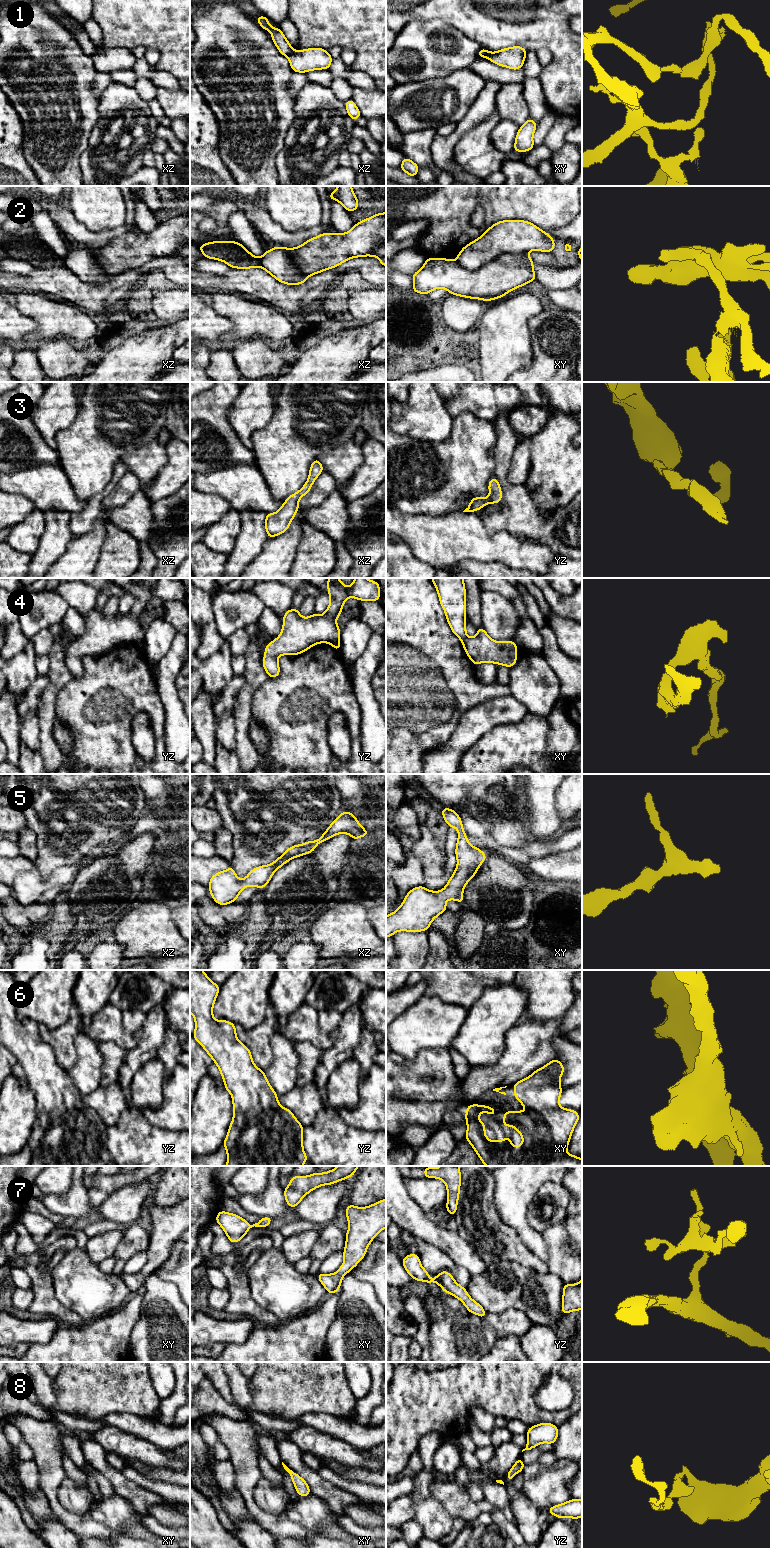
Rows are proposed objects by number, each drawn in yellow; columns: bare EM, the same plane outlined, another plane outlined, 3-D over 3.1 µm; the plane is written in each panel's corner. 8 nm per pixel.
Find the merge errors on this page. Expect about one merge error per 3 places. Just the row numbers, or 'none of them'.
1, 4

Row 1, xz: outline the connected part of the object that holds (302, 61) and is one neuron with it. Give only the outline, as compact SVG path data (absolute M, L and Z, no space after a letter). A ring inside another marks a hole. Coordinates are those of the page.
M322 48L295 50L288 56L288 59L292 71L299 73L320 69L329 70L333 60L328 51Z

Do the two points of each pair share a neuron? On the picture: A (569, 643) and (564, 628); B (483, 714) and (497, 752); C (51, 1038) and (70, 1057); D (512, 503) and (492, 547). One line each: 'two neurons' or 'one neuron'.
A: one neuron
B: two neurons
C: one neuron
D: two neurons

